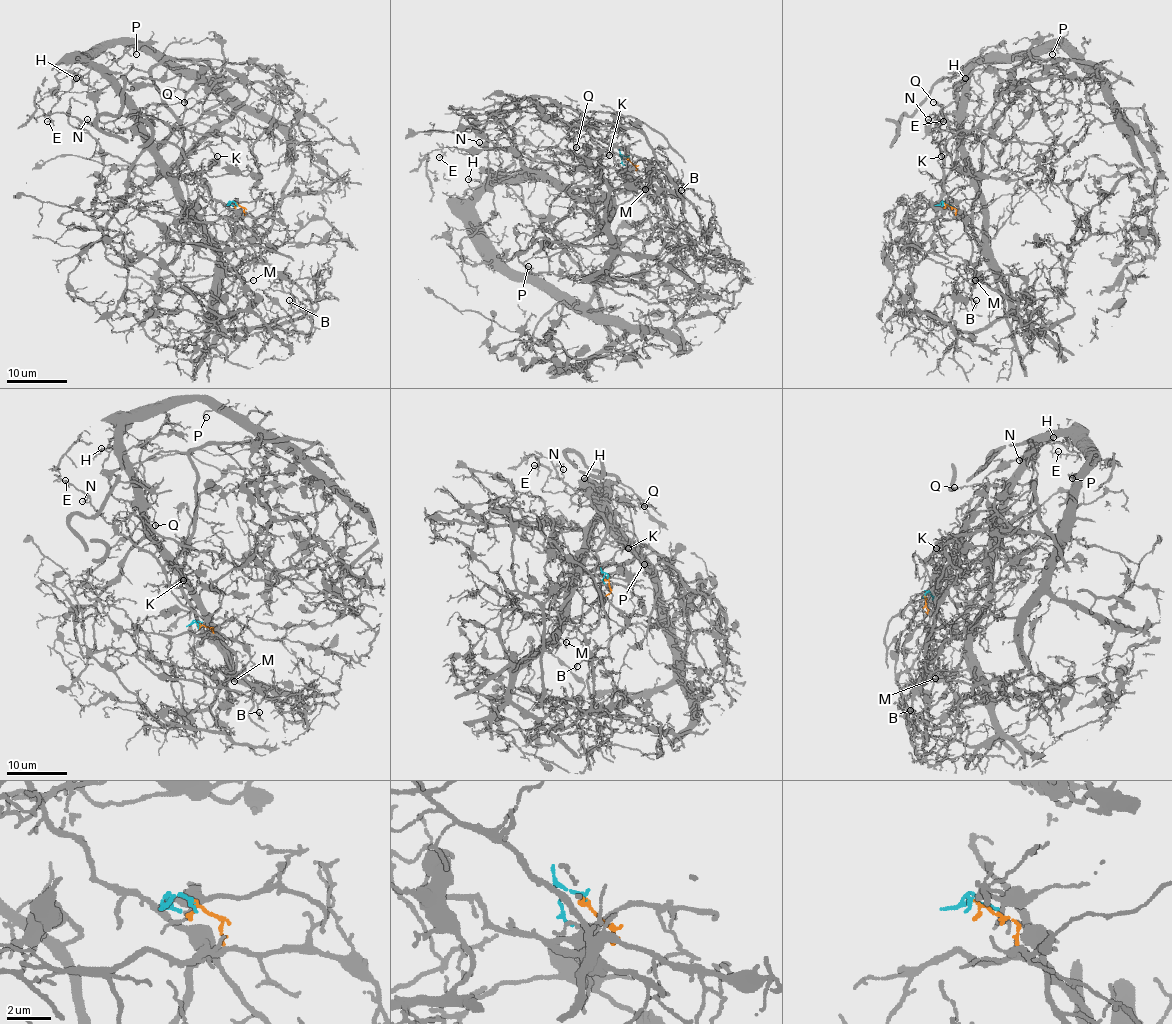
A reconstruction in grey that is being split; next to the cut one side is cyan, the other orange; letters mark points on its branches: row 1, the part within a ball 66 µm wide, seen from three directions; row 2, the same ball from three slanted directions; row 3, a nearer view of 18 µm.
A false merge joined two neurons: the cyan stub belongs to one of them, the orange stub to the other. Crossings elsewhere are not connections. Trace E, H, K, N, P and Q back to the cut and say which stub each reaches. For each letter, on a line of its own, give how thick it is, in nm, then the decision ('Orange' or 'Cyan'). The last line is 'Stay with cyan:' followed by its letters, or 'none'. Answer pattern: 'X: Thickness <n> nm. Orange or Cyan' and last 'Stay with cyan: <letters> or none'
E: Thickness 110 nm. Cyan
H: Thickness 160 nm. Orange
K: Thickness 140 nm. Cyan
N: Thickness 140 nm. Cyan
P: Thickness 140 nm. Orange
Q: Thickness 120 nm. Cyan
Stay with cyan: E, K, N, Q

